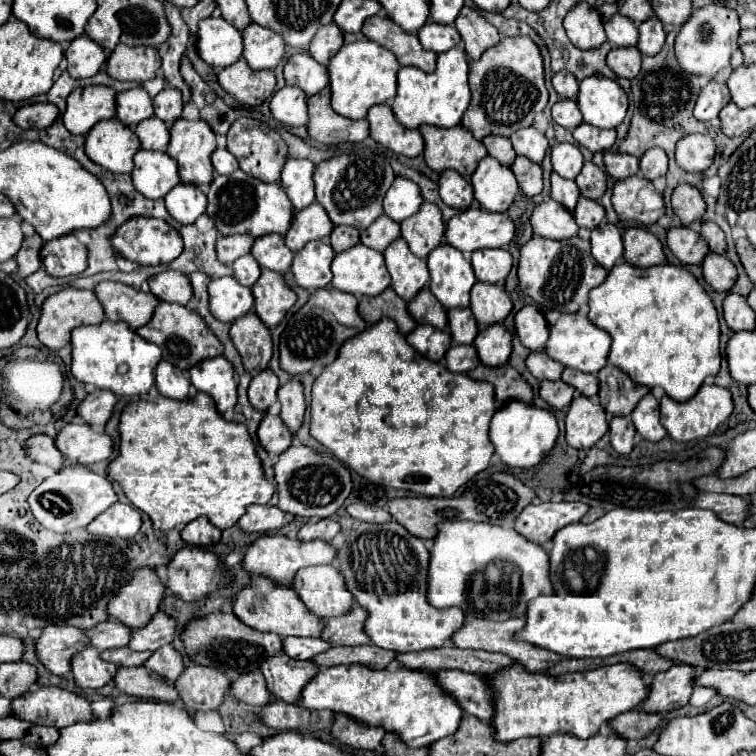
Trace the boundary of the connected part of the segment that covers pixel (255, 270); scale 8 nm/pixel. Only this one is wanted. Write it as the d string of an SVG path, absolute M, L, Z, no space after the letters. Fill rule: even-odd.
M245 254L245 256L241 256L241 258L237 258L237 260L233 262L233 278L235 278L239 284L247 286L247 288L251 288L251 286L255 284L255 280L259 278L259 274L261 274L261 268L259 268L259 264L253 260L251 254Z

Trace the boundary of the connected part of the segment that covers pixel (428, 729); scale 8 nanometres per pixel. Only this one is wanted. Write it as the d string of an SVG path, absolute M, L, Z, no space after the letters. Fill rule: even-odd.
M339 664L319 670L319 674L305 686L301 694L301 706L309 710L333 710L349 714L351 718L369 724L383 726L387 732L397 732L407 746L431 746L433 742L451 736L463 718L463 710L457 700L447 694L433 672L411 670L399 666L395 672L373 670L363 664Z

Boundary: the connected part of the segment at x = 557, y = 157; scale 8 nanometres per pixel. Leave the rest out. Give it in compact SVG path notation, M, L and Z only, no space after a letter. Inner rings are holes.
M557 144L551 148L553 172L563 178L577 178L583 166L583 156L575 144Z

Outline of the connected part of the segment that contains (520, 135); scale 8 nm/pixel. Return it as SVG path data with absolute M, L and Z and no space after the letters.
M533 126L529 128L523 128L523 130L517 130L509 136L511 144L513 144L513 150L519 154L519 156L525 156L529 158L531 162L537 162L541 164L549 144L547 144L547 138L543 132L535 130Z

